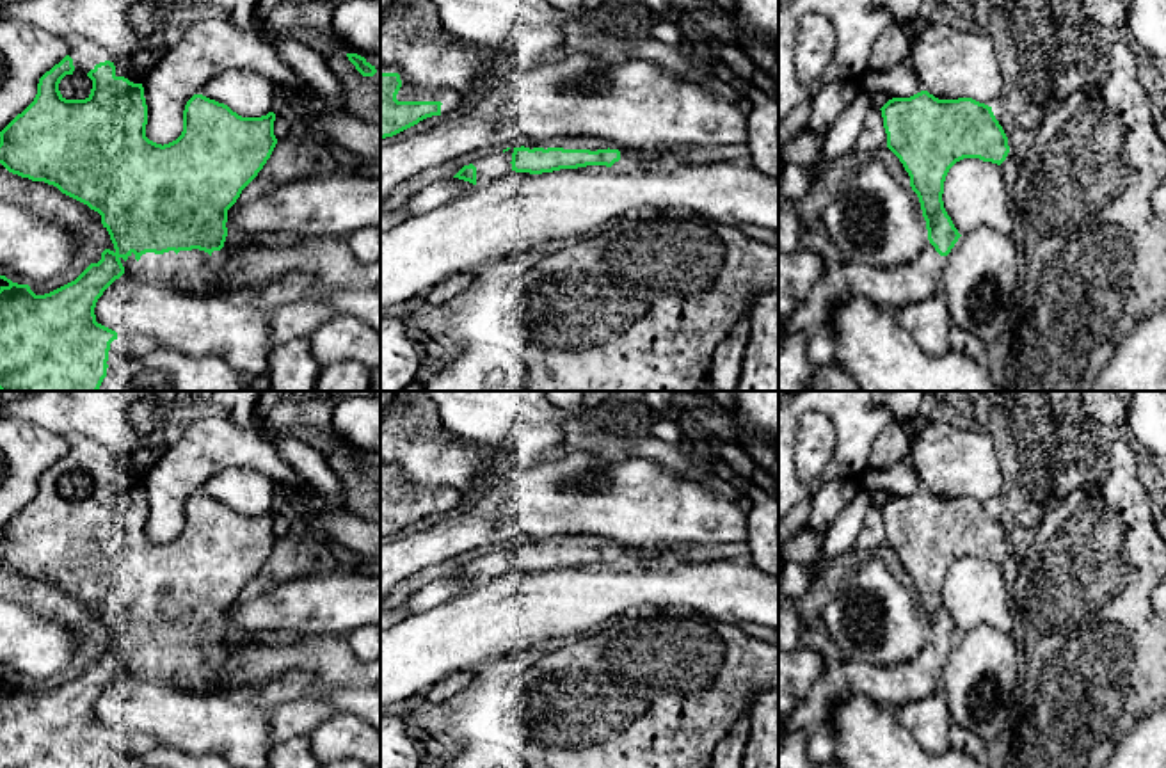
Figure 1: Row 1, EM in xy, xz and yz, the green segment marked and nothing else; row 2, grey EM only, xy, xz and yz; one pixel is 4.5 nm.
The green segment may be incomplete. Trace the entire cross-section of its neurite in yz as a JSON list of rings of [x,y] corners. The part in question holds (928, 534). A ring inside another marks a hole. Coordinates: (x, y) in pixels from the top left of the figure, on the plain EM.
[[[921,489],[910,496],[892,496],[880,508],[887,546],[910,574],[930,640],[912,661],[892,667],[830,654],[823,676],[779,725],[779,740],[795,731],[811,736],[828,731],[834,708],[848,697],[862,695],[894,711],[933,695],[942,684],[944,656],[962,635],[942,599],[949,567],[963,556],[1001,564],[1010,551],[992,505],[972,496],[938,498]]]

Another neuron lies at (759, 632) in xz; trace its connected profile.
[[[734,620],[734,624],[748,636],[779,645],[779,629],[775,628],[766,628],[747,620]]]

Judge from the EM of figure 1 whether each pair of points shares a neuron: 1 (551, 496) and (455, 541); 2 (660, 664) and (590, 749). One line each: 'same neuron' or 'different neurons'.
1: same neuron
2: same neuron

